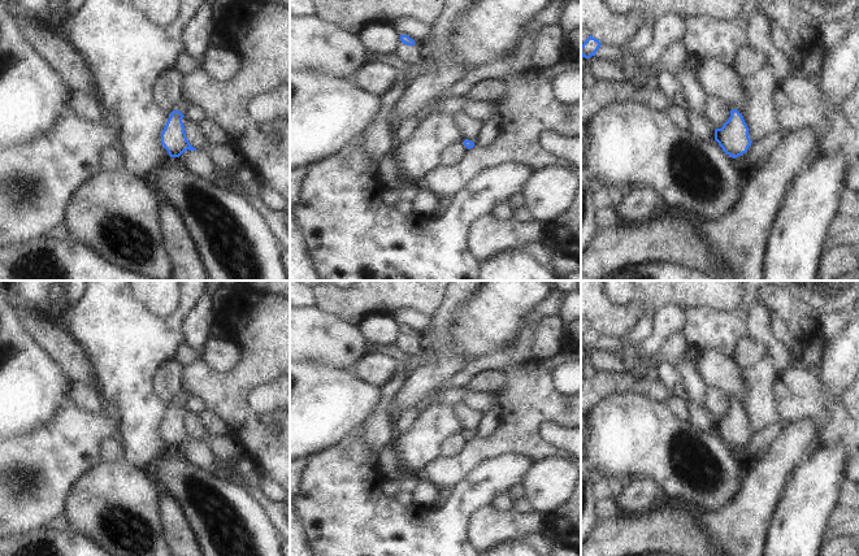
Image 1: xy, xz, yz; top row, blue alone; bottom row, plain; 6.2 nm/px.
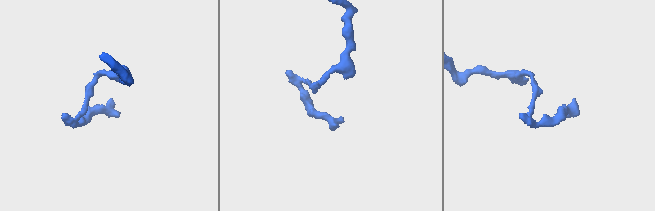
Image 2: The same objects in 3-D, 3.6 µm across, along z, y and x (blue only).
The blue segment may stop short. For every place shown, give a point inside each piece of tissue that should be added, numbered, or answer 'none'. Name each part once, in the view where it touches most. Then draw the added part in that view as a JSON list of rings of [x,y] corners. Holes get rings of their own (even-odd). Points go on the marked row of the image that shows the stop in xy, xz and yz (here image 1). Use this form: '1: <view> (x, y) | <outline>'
1: xy (182, 105) | [[[182,97],[179,103],[175,105],[174,110],[179,110],[183,116],[186,114],[186,110],[188,108],[187,101]]]

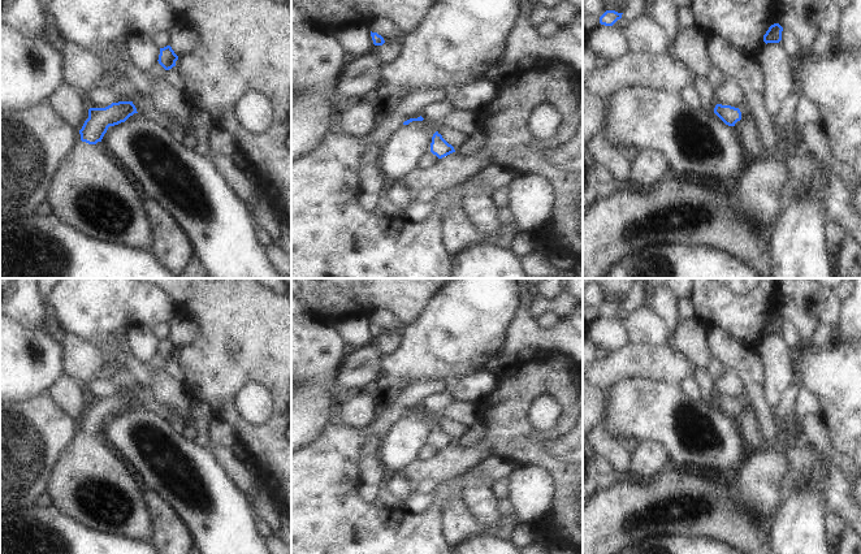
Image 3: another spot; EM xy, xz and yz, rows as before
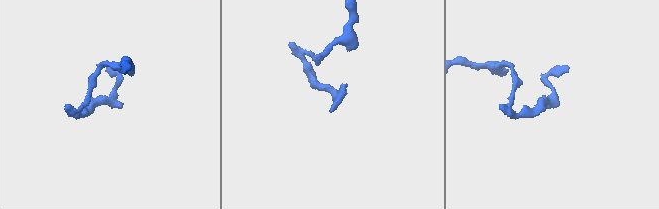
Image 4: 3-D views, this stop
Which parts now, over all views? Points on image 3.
none

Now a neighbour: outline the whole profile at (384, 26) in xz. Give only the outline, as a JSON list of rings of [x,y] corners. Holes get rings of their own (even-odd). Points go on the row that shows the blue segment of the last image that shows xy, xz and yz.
[[[378,17],[368,26],[372,33],[377,33],[385,42],[401,40],[404,33],[389,18]]]

